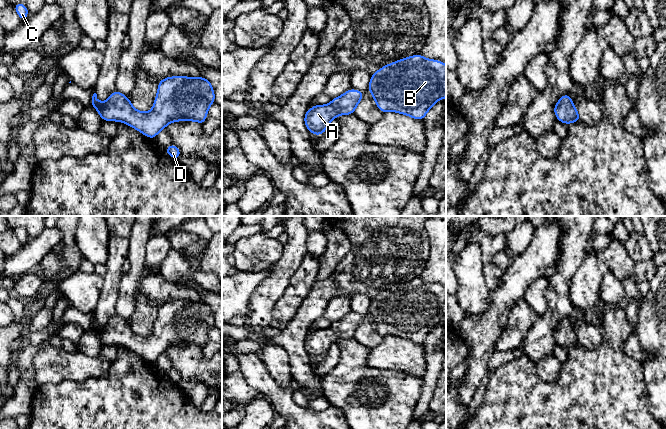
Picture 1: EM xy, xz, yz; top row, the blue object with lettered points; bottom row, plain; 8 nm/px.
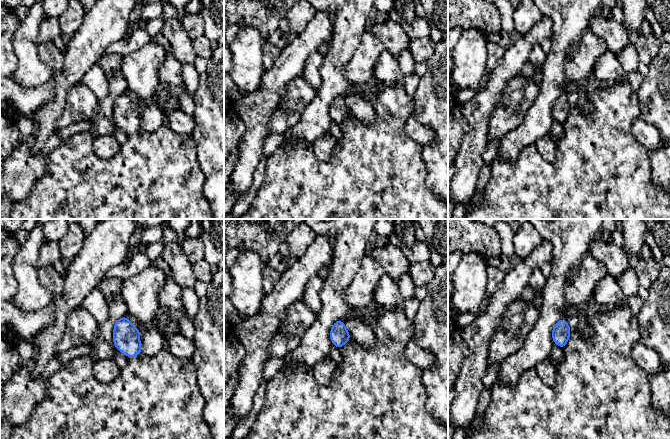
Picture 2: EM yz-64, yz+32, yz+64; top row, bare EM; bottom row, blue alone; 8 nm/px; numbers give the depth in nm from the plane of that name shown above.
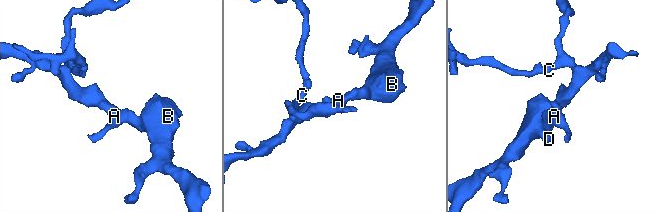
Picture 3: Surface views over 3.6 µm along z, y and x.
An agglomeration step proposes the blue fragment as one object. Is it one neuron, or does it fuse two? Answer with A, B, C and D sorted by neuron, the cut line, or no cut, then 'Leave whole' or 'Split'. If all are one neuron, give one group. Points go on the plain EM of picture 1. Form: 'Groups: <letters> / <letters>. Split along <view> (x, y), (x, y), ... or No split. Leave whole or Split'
Groups: A B C D. No split. Leave whole

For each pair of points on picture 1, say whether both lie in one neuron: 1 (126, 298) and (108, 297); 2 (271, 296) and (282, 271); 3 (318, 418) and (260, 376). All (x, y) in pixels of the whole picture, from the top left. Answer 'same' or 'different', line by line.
1: different
2: same
3: same

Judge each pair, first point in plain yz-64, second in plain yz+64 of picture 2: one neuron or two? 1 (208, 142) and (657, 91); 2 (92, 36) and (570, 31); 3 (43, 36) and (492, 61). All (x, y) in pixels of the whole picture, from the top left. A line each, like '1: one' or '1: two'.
1: one
2: two
3: two

